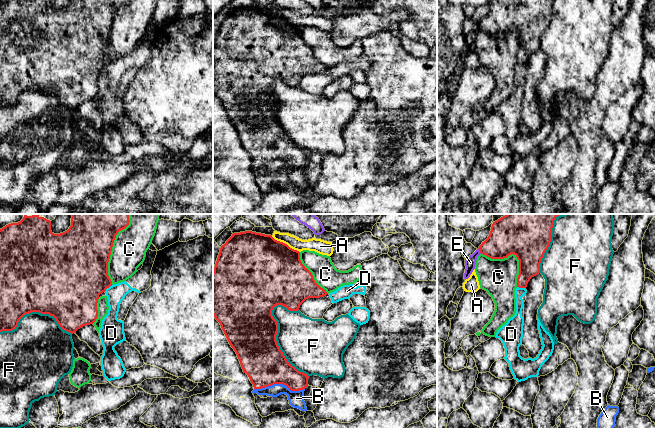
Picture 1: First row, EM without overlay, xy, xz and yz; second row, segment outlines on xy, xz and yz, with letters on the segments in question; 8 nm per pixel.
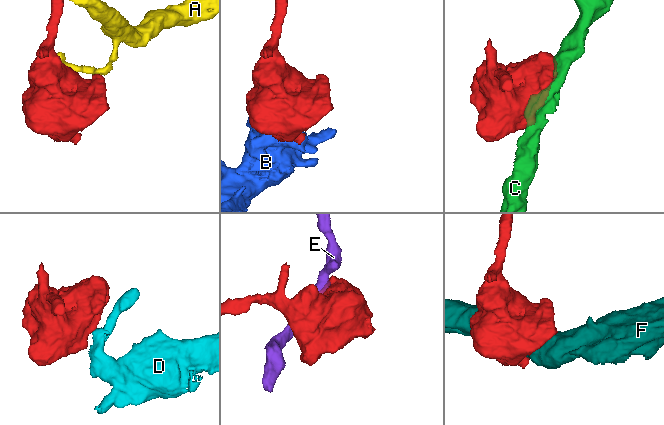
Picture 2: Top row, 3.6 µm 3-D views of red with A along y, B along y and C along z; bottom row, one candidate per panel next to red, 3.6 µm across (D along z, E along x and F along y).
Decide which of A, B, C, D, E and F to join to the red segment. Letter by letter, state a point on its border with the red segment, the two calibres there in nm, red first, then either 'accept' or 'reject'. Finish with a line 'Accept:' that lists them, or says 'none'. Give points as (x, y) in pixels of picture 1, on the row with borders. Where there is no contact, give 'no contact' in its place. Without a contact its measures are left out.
A: contact xz (284, 243); calibres 500 and 100 nm; reject
B: contact xz (279, 383); calibres 340 and 130 nm; reject
C: contact xy (111, 248); calibres 460 and 280 nm; reject
D: contact xy (108, 287); calibres 440 and 150 nm; reject
E: contact yz (479, 250); calibres 280 and 90 nm; reject
F: contact xz (276, 343); calibres 400 and 400 nm; reject
Accept: none

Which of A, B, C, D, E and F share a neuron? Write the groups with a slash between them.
A / B / C / D / E / F

